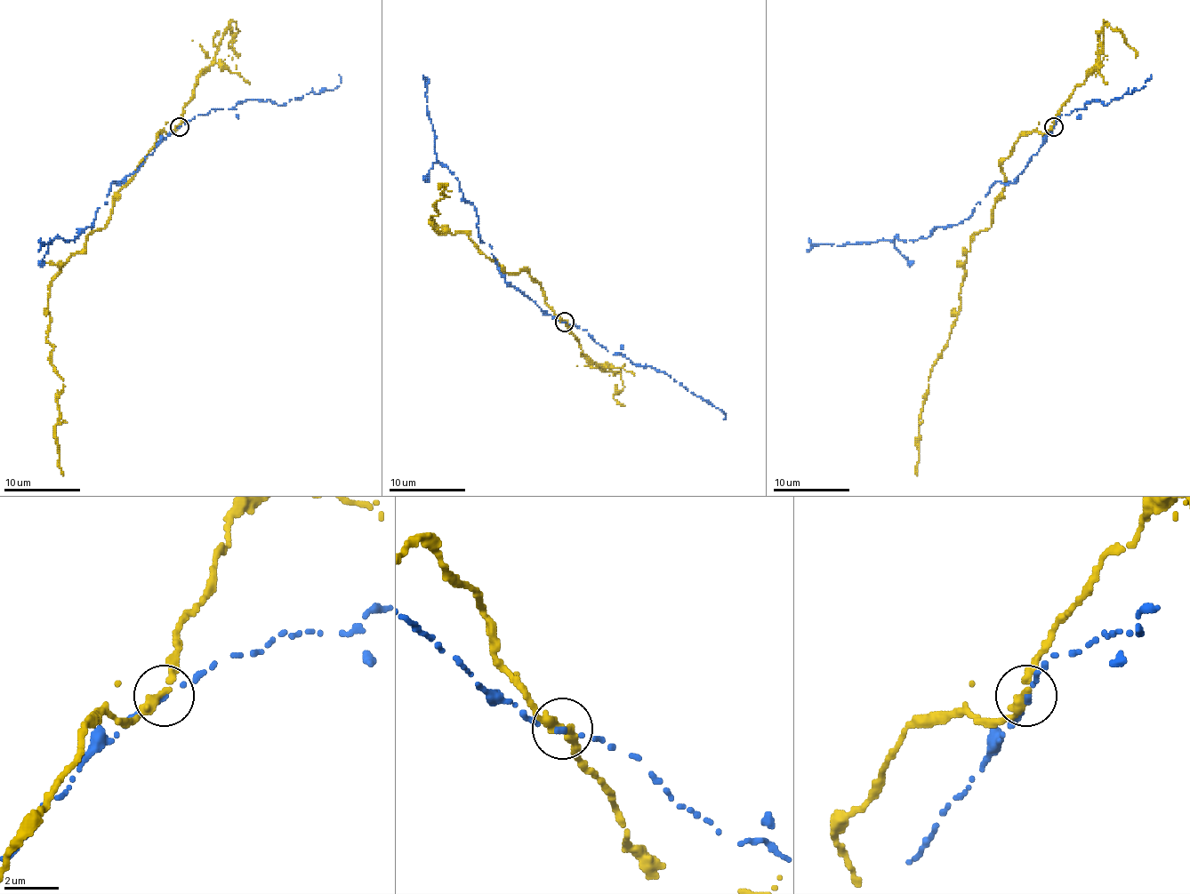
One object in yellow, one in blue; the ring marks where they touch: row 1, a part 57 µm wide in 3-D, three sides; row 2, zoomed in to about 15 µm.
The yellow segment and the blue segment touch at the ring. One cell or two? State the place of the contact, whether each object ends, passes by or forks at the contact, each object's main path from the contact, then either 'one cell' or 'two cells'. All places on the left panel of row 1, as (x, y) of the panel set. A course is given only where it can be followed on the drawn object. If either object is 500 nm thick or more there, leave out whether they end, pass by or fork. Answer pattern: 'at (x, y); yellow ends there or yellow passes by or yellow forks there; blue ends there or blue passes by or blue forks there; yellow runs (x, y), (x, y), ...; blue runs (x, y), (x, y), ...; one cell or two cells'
at (180, 126); yellow passes by; blue passes by; yellow runs (179, 126), (160, 131), (110, 219), (52, 282), (46, 339), (63, 380), (55, 443), (63, 475); blue runs (179, 126), (120, 183), (112, 181), (92, 227), (75, 240), (42, 243), (38, 251); two cells

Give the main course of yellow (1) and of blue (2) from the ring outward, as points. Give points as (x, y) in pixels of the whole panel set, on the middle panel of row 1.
1: (564, 322), (526, 271), (504, 273), (465, 233), (432, 229), (437, 203), (447, 196), (440, 187), (447, 185)
2: (564, 322), (504, 280), (492, 246), (482, 243), (476, 208), (462, 198), (459, 181), (437, 159), (423, 75)

